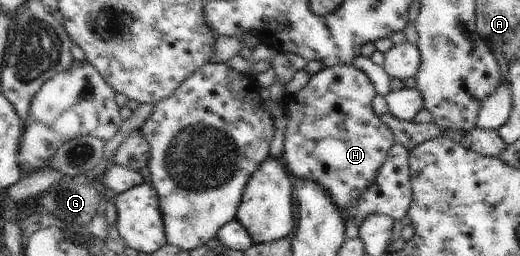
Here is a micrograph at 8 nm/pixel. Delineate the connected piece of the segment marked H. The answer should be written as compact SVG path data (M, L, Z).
M351 64L336 65L313 75L308 85L296 95L289 95L285 103L288 127L283 144L283 161L288 174L294 175L298 181L307 178L320 183L332 195L332 201L345 220L352 217L352 209L360 201L362 191L372 185L376 171L388 155L388 149L395 143L392 131L375 115L372 101L376 95L374 83L366 73Z

